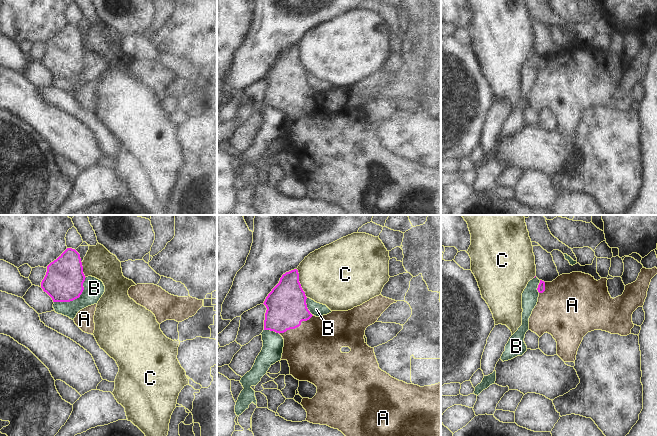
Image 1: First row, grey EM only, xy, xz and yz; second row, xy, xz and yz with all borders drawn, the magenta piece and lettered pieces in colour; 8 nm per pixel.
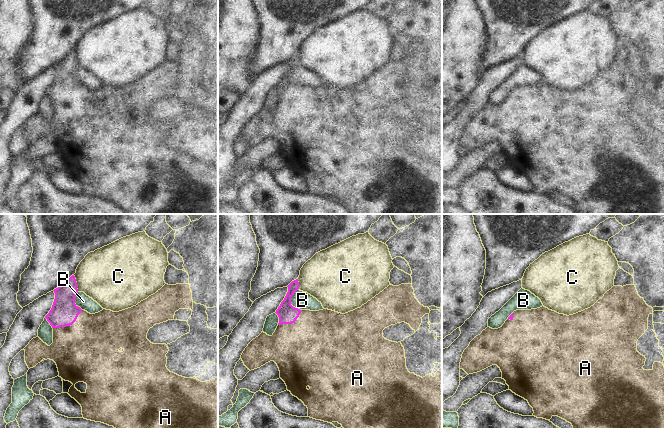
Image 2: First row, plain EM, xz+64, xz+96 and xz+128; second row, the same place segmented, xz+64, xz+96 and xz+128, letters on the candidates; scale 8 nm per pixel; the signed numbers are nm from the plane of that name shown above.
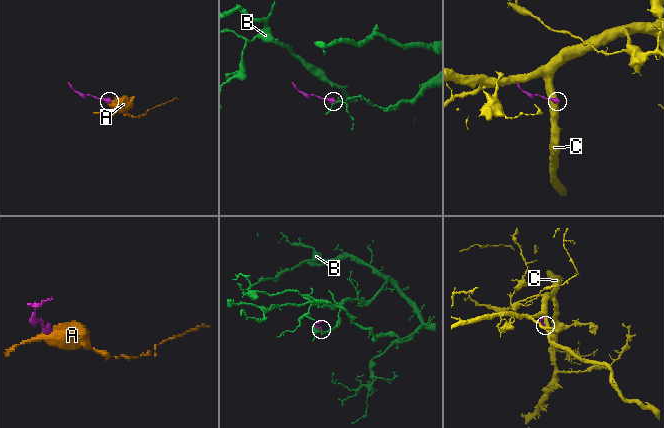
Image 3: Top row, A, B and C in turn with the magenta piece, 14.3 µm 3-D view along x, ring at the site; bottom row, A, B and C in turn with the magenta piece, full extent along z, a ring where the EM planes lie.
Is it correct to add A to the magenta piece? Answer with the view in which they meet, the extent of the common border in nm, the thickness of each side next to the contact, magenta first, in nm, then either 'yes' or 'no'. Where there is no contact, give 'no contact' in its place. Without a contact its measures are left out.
xz | 320 nm | 320/440 nm | yes

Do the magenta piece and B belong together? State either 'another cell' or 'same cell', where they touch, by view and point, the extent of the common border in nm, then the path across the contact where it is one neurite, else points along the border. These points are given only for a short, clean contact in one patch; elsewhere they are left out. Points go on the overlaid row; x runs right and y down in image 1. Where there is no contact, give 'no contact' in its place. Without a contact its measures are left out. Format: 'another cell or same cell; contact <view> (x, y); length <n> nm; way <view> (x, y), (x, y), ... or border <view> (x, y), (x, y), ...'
another cell; contact xy (76, 298); length 340 nm

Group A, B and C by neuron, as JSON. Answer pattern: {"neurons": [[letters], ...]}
{"neurons": [["A"], ["B"], ["C"]]}

